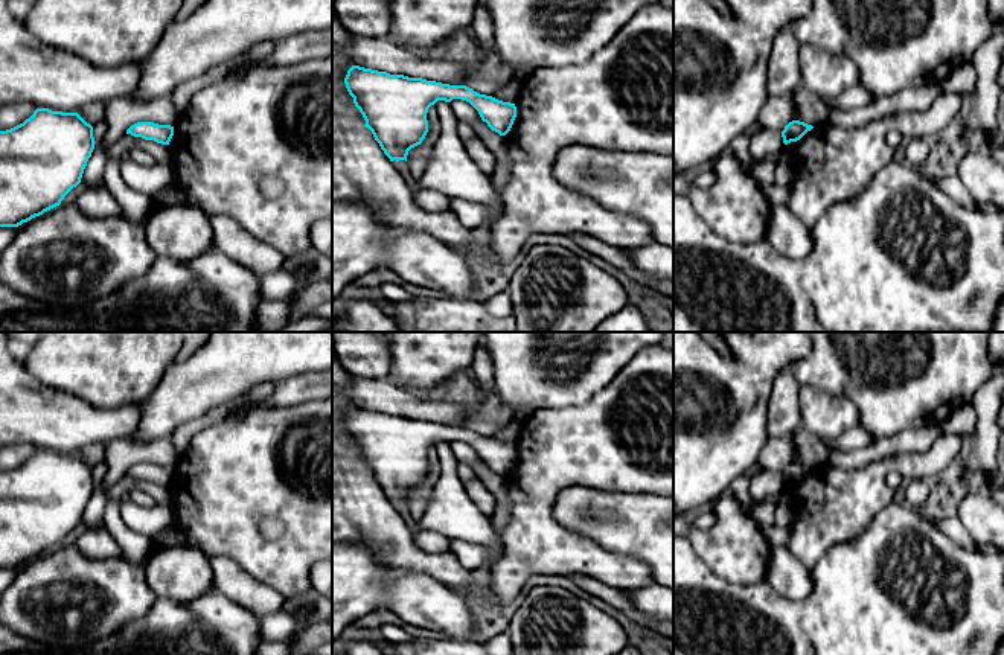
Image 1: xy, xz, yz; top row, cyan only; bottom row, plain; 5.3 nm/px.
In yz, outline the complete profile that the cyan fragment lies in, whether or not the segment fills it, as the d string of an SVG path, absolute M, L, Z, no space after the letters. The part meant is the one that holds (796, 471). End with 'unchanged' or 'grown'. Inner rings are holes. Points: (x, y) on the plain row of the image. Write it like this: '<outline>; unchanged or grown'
M800 462L789 463L782 472L783 484L788 486L791 483L800 481L812 469L814 469L812 466L807 466Z; unchanged

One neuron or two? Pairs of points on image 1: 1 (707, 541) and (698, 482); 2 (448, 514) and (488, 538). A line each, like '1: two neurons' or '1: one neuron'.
1: two neurons
2: one neuron

